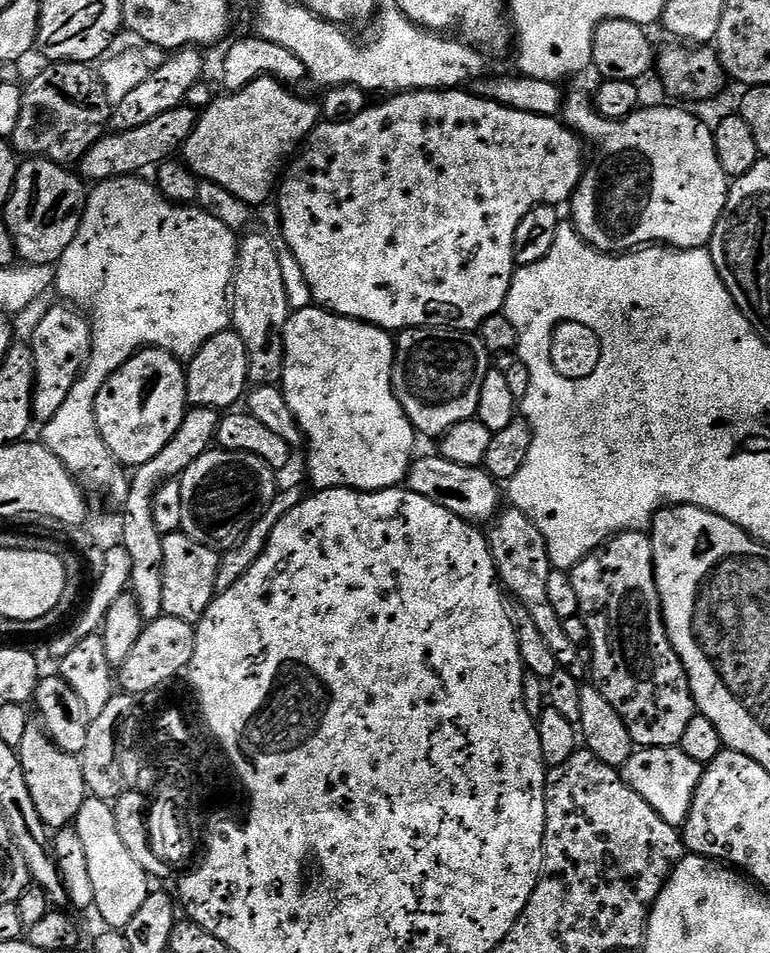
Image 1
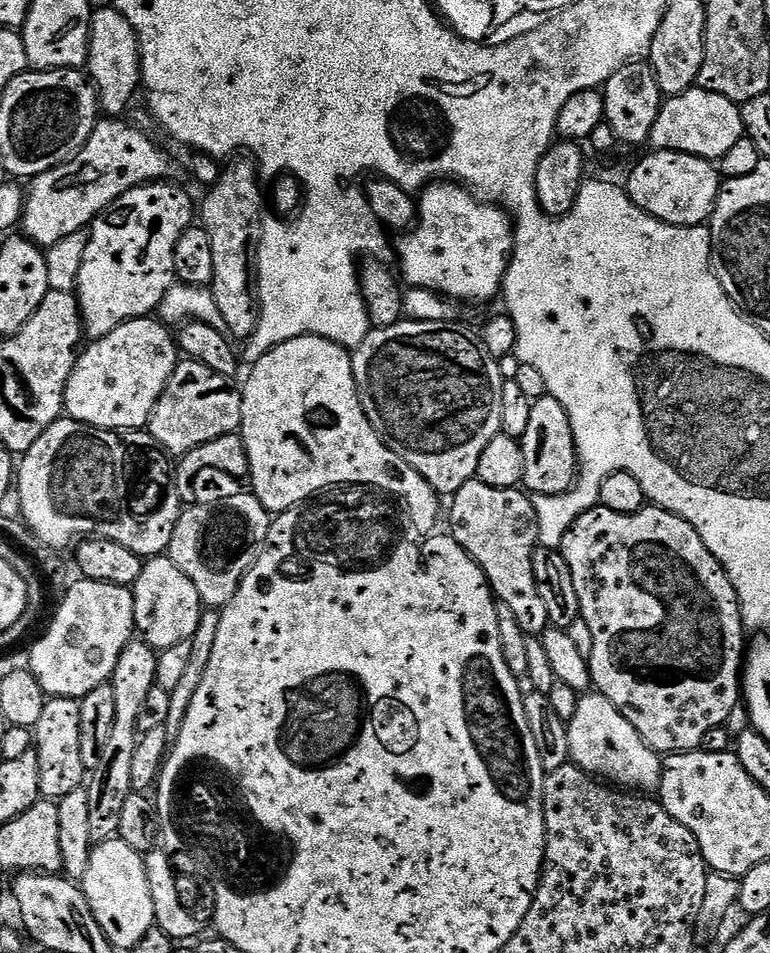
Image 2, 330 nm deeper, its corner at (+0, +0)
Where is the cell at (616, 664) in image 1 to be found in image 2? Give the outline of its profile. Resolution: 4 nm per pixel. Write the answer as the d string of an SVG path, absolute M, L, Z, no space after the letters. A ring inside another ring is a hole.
M599 506L591 508L582 518L575 520L558 551L566 558L566 566L574 574L574 590L578 594L580 603L580 619L590 626L590 634L596 639L594 654L590 654L588 665L592 675L592 688L599 695L609 700L616 709L638 730L638 734L644 739L657 754L671 754L674 752L694 752L703 745L706 734L715 728L723 728L732 719L733 710L742 700L742 665L746 659L746 629L744 620L740 617L740 603L738 594L726 574L726 570L706 550L706 542L698 538L698 530L690 526L682 518L674 513L667 512L665 508L645 506L634 514L614 514L614 510L606 510Z

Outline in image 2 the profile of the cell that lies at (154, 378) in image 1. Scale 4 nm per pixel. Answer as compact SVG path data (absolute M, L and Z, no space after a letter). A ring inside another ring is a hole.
M141 318L138 320L131 320L122 326L115 328L110 334L106 334L106 338L101 340L91 341L83 351L77 355L76 364L72 367L72 373L68 379L68 385L64 391L64 412L67 413L71 419L89 424L95 428L107 428L109 432L123 433L125 430L140 430L147 425L148 419L152 417L154 406L158 402L158 398L164 393L164 388L168 384L168 380L172 377L172 371L176 369L178 363L178 345L174 339L173 333L159 319L156 318Z

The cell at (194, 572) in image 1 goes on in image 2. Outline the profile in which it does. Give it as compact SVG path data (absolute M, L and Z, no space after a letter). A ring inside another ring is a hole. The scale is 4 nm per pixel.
M161 554L145 559L142 574L138 574L131 589L139 639L145 640L157 650L178 646L178 642L192 639L194 630L198 630L202 611L200 595L194 582L190 582L190 578L186 578L186 574L178 570L178 566L168 555Z

